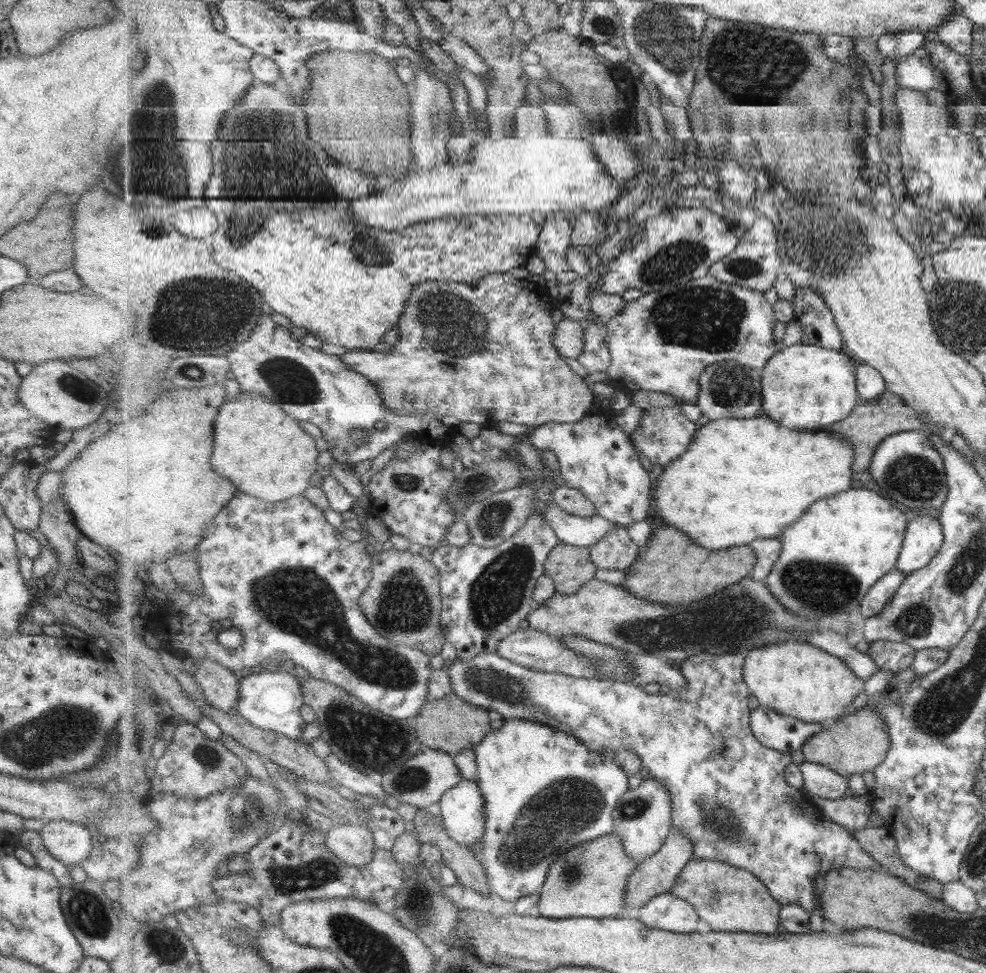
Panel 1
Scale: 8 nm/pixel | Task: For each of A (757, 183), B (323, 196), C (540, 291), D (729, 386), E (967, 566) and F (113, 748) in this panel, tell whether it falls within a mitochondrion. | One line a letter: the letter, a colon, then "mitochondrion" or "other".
A: other
B: other
C: other
D: mitochondrion
E: mitochondrion
F: mitochondrion

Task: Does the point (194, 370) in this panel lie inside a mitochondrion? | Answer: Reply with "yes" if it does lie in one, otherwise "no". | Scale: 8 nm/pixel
yes

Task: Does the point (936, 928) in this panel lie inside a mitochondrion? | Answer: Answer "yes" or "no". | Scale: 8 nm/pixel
yes

